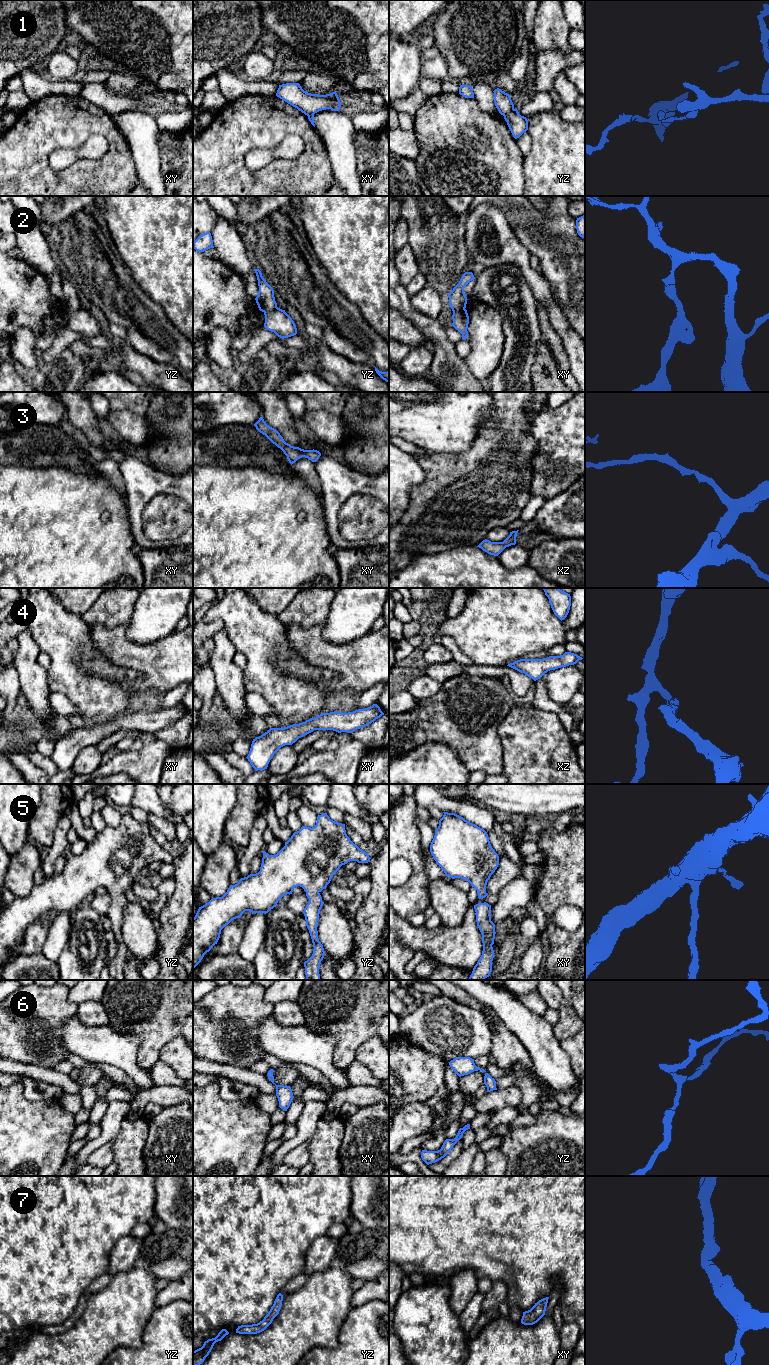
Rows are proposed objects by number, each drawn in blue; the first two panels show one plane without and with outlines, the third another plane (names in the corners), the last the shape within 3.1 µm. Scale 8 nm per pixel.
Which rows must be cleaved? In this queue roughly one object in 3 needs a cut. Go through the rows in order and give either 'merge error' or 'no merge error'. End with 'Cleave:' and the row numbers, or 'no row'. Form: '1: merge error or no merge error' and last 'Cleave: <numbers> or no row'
1: merge error
2: merge error
3: no merge error
4: no merge error
5: no merge error
6: no merge error
7: no merge error
Cleave: 1, 2

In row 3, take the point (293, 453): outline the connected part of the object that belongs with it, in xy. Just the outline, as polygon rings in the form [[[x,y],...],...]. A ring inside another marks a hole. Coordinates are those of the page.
[[[260,417],[254,426],[260,433],[265,435],[273,444],[284,452],[291,465],[302,457],[308,458],[312,462],[316,462],[321,456],[321,453],[317,450],[304,450],[286,443],[276,429],[266,424],[263,417]]]

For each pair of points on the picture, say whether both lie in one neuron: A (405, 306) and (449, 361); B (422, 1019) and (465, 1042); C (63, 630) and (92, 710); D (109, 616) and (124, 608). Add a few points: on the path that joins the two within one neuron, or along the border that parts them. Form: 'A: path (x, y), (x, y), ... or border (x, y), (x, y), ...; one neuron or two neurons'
A: path (419, 320), (441, 342), (443, 347); one neuron
B: path (433, 1026), (442, 1026), (454, 1031); one neuron
C: path (69, 650), (70, 663), (92, 690); one neuron
D: path (113, 612), (120, 608); one neuron

